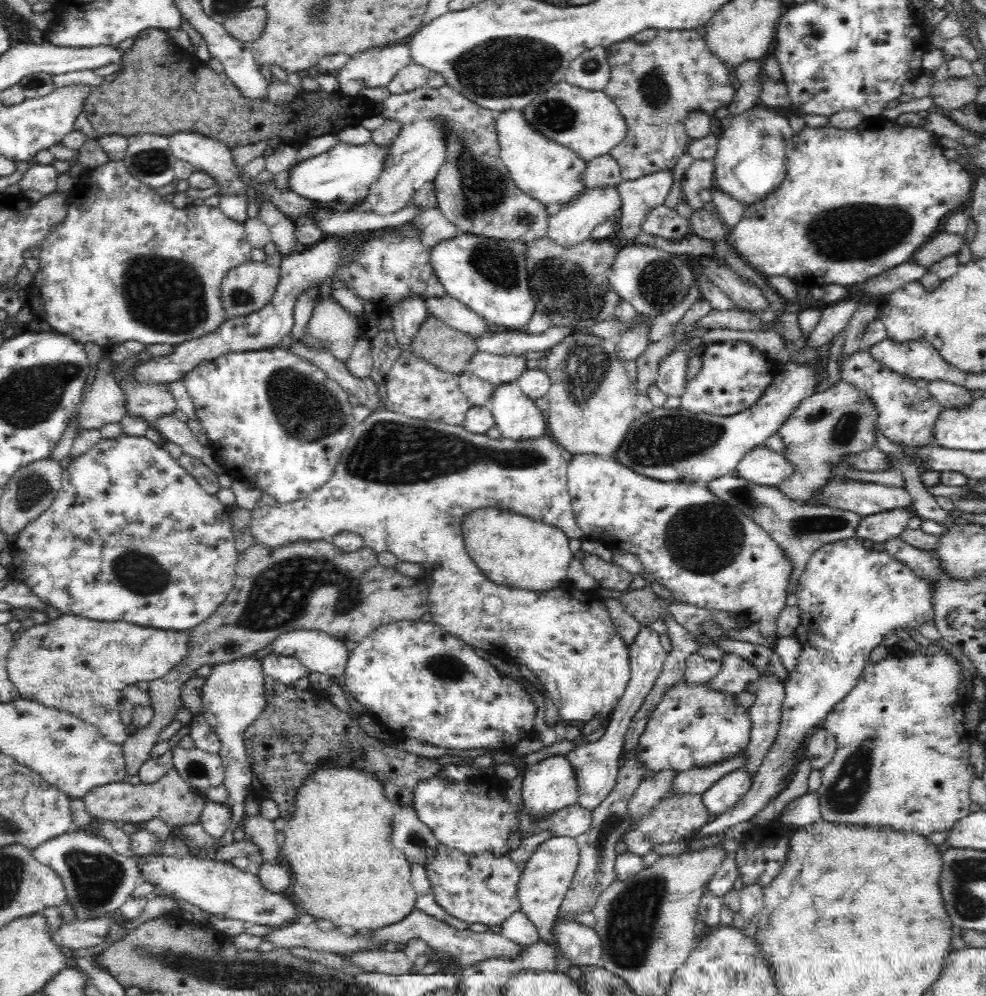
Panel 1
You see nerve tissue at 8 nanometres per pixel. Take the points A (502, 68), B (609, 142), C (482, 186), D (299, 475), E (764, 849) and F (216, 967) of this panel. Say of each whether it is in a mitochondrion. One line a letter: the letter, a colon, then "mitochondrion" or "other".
A: mitochondrion
B: other
C: mitochondrion
D: other
E: other
F: mitochondrion

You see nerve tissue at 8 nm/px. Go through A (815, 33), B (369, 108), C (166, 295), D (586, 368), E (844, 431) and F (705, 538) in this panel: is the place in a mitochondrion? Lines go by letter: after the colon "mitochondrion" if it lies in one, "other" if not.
A: other
B: other
C: mitochondrion
D: mitochondrion
E: mitochondrion
F: mitochondrion

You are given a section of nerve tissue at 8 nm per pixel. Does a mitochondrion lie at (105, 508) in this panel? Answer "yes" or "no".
no

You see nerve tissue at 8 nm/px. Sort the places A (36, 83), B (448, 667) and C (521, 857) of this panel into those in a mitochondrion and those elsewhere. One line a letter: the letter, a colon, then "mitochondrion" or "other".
A: mitochondrion
B: mitochondrion
C: other

